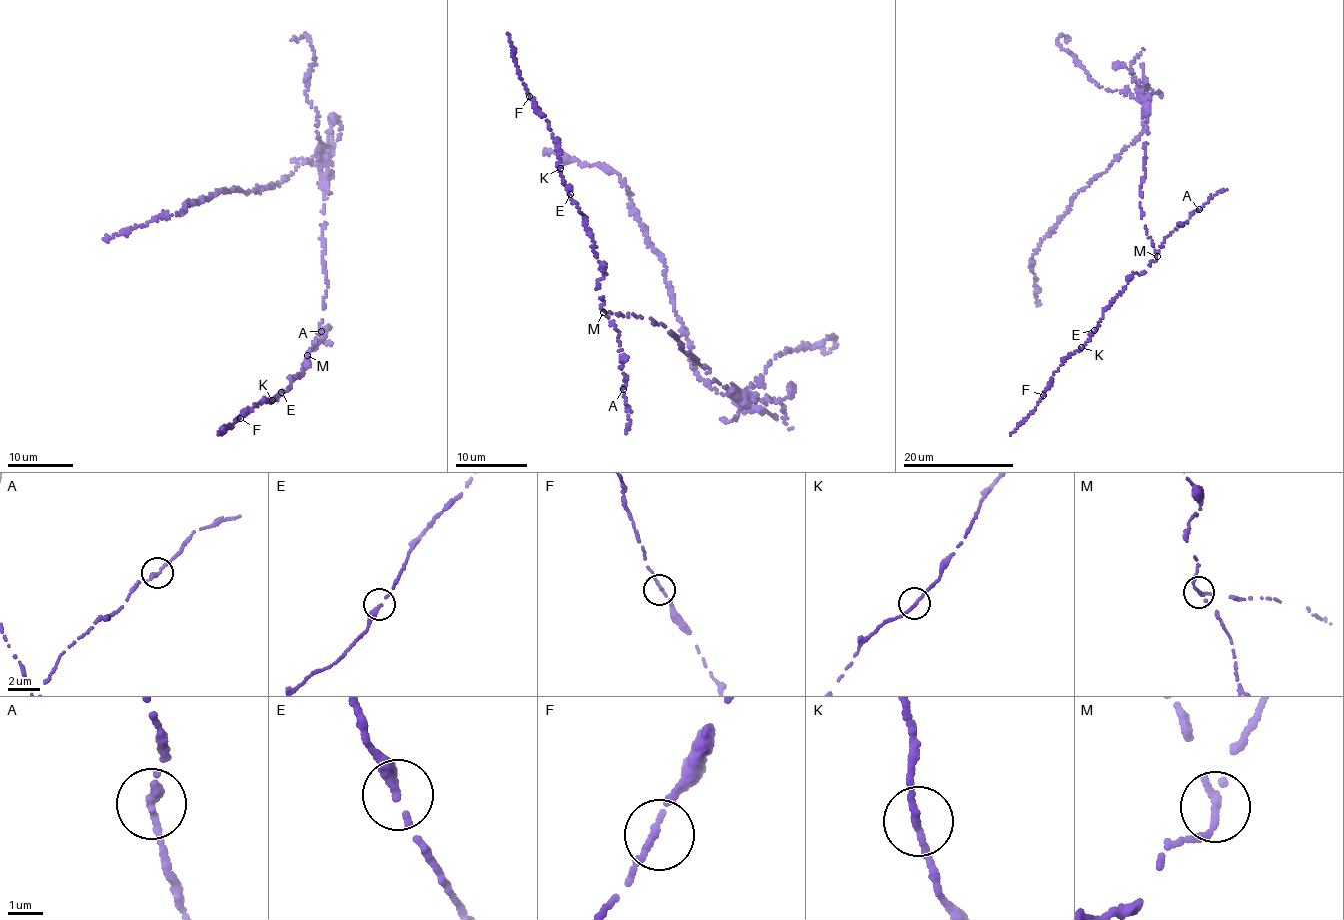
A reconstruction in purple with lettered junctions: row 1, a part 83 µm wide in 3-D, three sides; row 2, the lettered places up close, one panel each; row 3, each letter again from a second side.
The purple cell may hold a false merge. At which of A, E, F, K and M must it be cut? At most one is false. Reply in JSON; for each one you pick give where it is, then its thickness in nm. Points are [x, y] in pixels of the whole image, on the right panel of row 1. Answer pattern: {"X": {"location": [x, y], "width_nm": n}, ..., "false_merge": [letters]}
{"M": {"location": [1157, 256], "width_nm": 320}, "false_merge": ["M"]}

